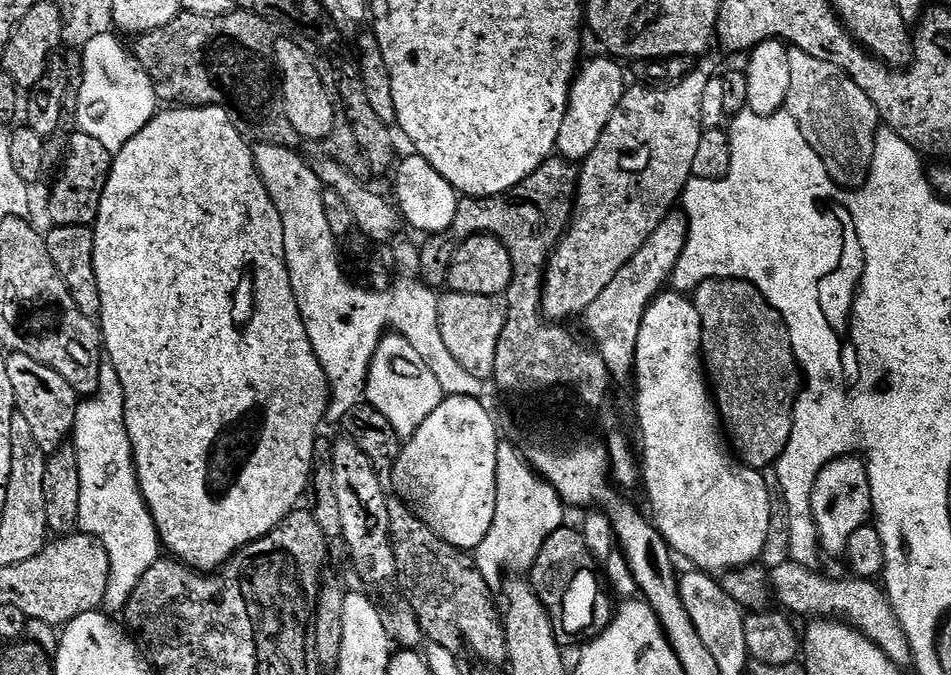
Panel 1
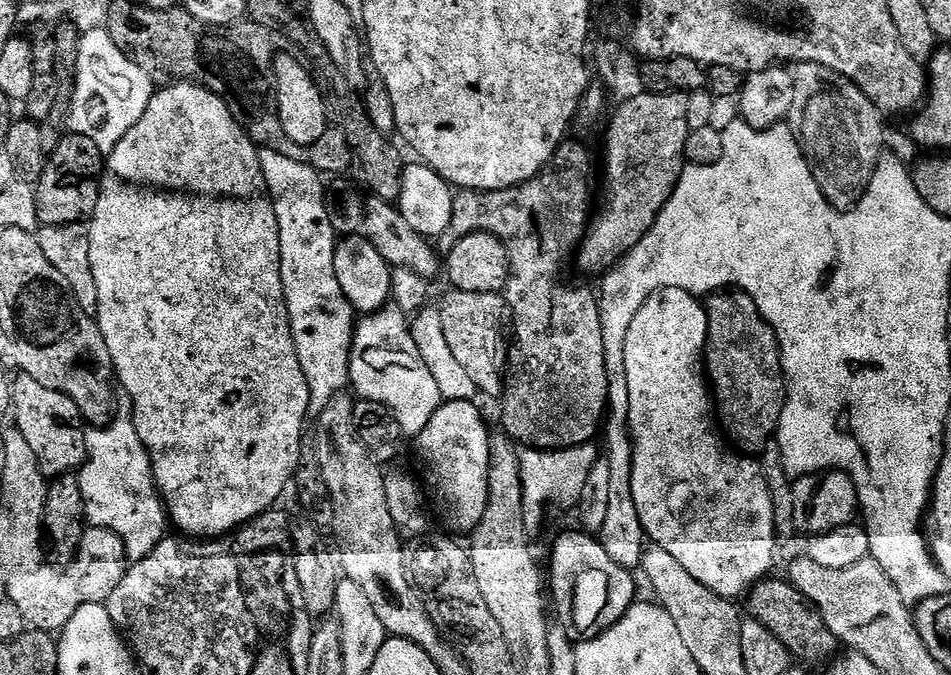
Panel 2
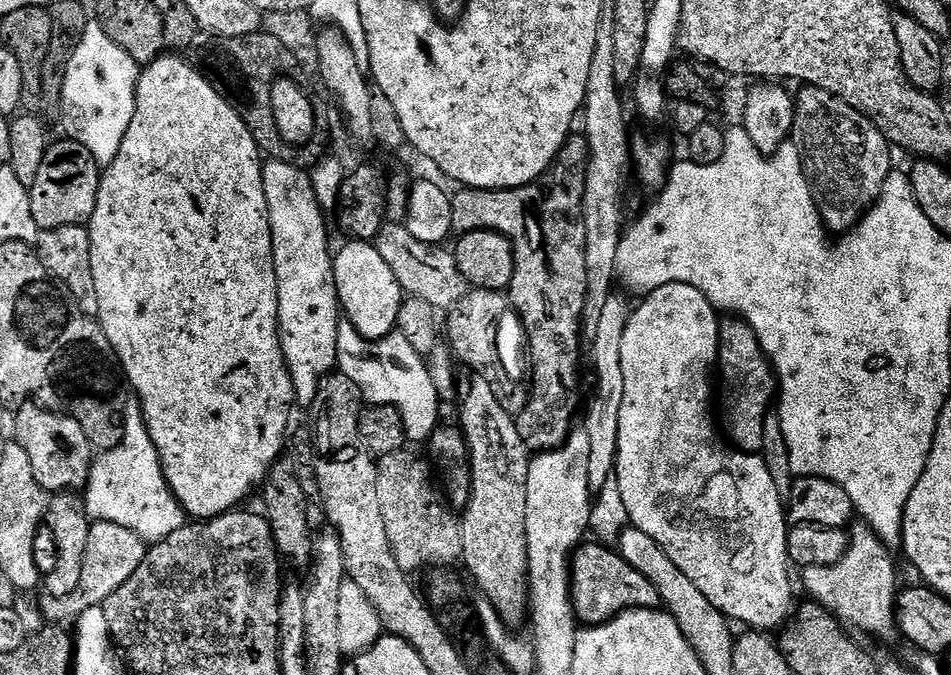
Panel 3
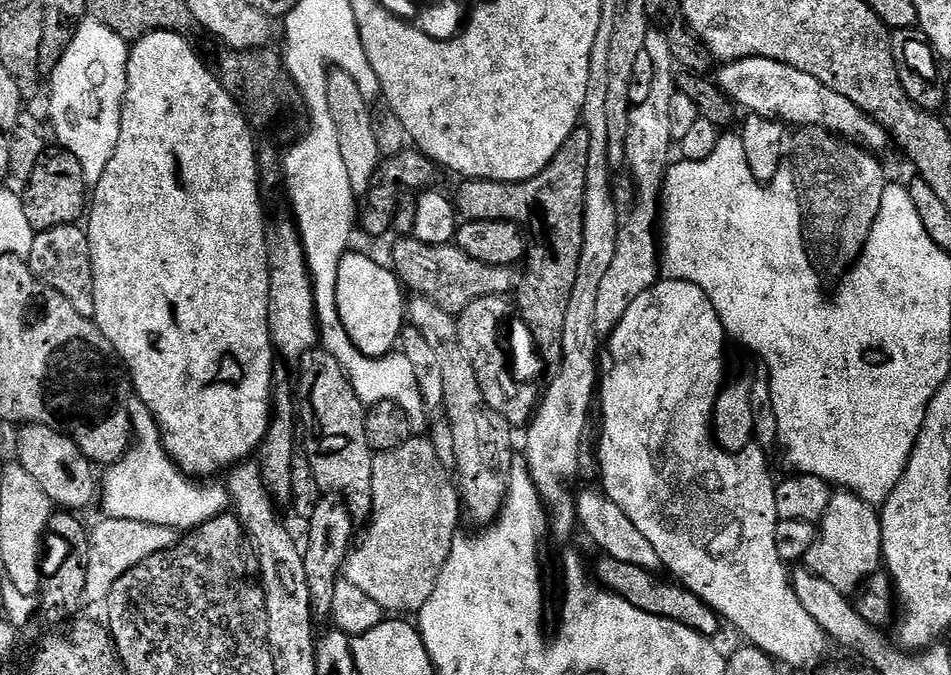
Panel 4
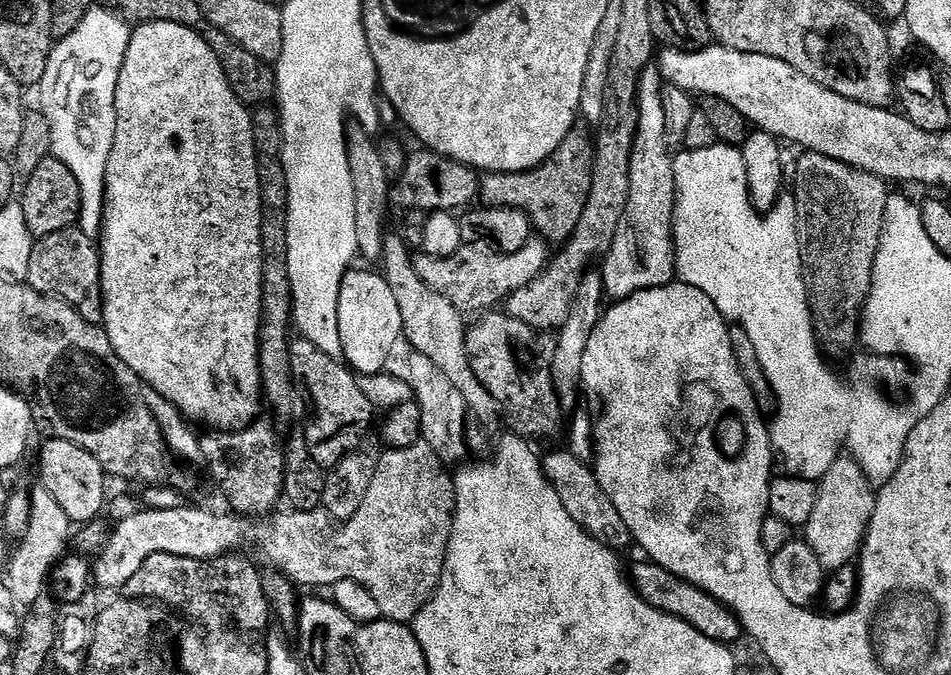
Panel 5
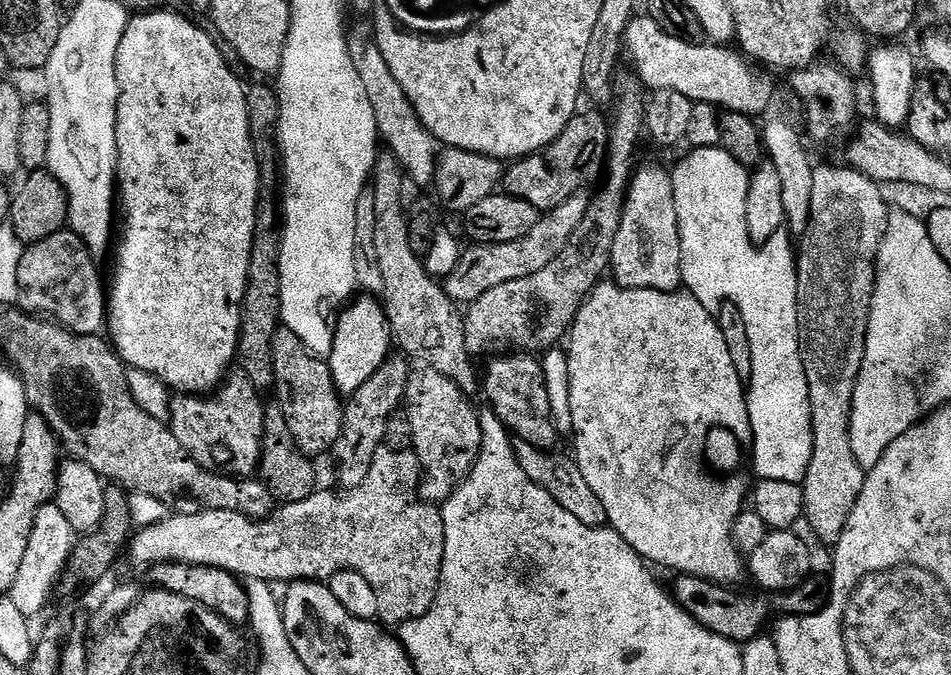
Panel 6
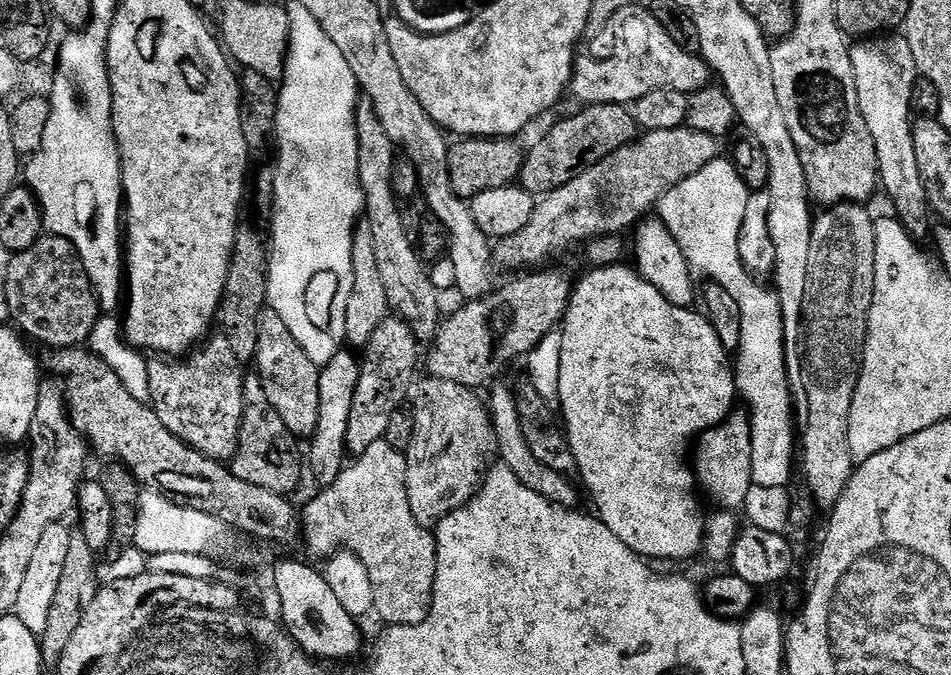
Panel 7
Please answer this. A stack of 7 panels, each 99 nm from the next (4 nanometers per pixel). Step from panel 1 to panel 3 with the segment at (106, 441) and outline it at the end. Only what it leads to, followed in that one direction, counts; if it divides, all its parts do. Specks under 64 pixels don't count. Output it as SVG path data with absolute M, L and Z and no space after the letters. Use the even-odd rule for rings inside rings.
M134 394L124 401L122 442L114 450L93 459L88 487L82 497L93 521L126 526L126 530L134 530L134 534L138 534L138 538L142 538L148 546L170 538L170 534L174 534L174 530L186 522L184 507L176 501L176 496L164 477L164 467L150 438L144 411L140 408L140 399Z

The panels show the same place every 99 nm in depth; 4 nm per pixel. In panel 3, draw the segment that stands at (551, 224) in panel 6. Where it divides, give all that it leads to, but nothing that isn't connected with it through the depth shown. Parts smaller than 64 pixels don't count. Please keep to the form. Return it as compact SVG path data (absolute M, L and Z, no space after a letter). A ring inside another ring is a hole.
M385 223L374 243L394 278L398 278L400 289L408 296L417 296L437 310L451 310L470 290L468 279L458 268L455 255L439 244L418 242L418 238L410 234L407 224Z

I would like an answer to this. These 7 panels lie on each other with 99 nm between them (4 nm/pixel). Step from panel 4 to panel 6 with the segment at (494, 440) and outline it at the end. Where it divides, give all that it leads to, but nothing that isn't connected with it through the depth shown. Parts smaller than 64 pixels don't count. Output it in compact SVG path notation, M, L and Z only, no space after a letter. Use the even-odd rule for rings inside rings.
M380 154L370 173L371 191L375 203L375 249L385 288L382 293L384 312L397 345L408 348L409 357L417 356L421 365L433 368L454 383L468 398L482 388L478 368L466 350L464 318L455 300L444 293L443 287L424 269L421 257L410 250L409 213L401 205L401 183L405 174L400 163L390 154Z

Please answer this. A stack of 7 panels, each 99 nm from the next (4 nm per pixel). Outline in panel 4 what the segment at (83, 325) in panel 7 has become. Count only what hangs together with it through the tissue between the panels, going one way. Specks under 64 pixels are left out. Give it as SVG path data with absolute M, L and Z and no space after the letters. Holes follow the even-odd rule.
M80 224L54 226L45 232L37 232L34 246L30 246L30 254L26 257L30 270L46 286L58 290L78 310L78 314L87 320L96 319L94 300L94 244L83 232Z

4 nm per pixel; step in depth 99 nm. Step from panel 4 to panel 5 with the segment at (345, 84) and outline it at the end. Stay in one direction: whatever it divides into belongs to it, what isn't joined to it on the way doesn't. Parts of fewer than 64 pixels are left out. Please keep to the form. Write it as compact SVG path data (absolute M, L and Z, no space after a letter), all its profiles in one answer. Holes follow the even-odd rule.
M353 125L346 132L347 161L354 181L355 225L359 246L359 257L370 262L379 263L384 255L384 238L386 235L386 216L390 213L392 182L386 174L386 168L379 154L377 143L369 137L367 129L361 125Z

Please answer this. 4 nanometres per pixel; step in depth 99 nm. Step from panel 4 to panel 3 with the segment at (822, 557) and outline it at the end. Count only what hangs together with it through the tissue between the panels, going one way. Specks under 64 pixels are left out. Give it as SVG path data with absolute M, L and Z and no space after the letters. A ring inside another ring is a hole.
M857 523L856 529L851 529L848 538L846 554L837 564L815 564L813 568L803 569L804 588L811 599L828 609L841 624L849 629L857 628L860 632L869 632L872 636L881 636L888 640L897 635L896 627L896 568L892 565L893 553L876 537L876 532L867 524Z

